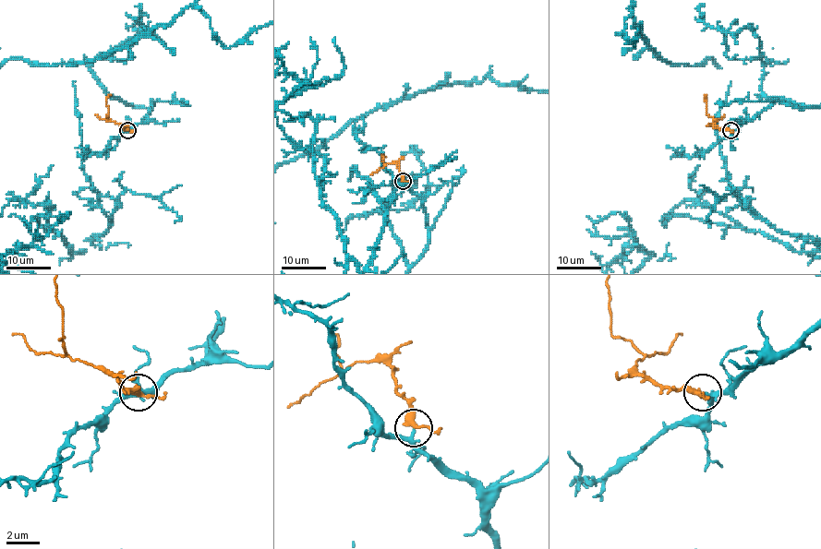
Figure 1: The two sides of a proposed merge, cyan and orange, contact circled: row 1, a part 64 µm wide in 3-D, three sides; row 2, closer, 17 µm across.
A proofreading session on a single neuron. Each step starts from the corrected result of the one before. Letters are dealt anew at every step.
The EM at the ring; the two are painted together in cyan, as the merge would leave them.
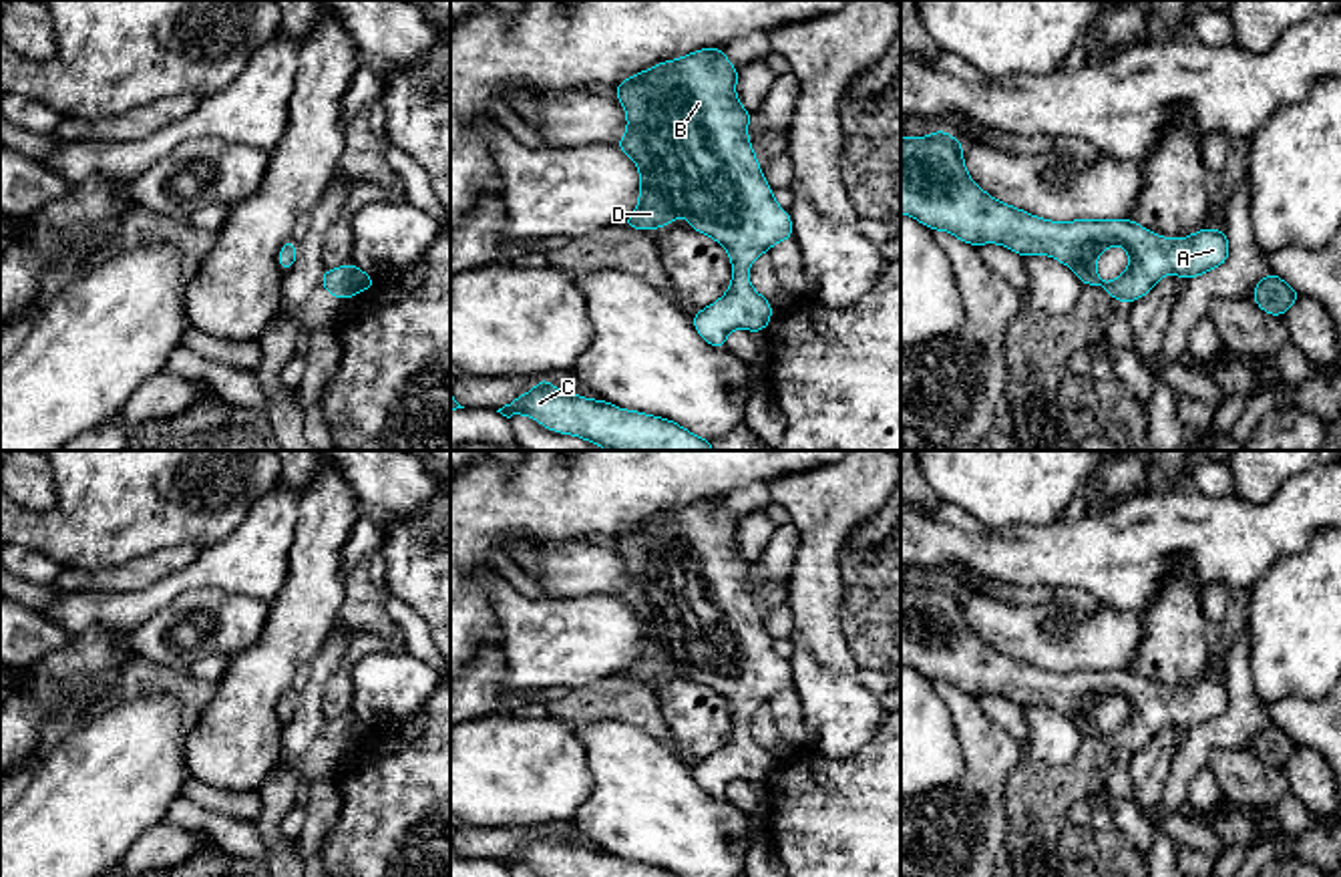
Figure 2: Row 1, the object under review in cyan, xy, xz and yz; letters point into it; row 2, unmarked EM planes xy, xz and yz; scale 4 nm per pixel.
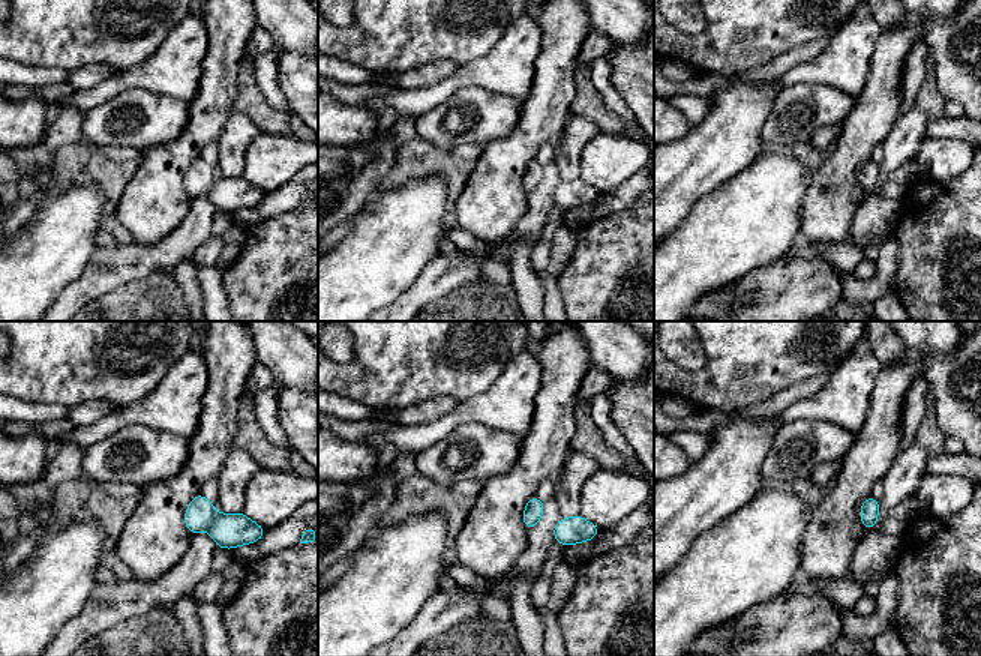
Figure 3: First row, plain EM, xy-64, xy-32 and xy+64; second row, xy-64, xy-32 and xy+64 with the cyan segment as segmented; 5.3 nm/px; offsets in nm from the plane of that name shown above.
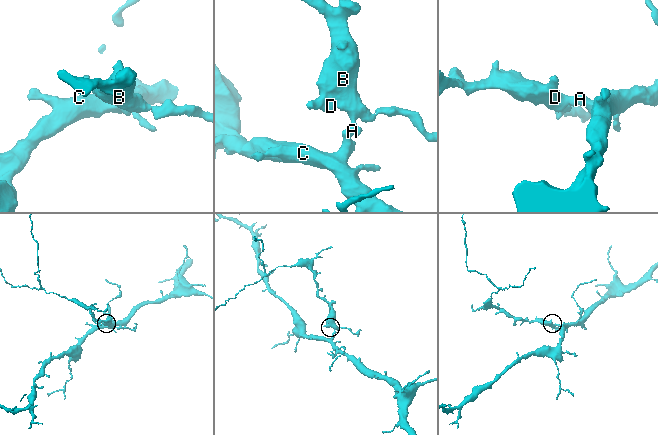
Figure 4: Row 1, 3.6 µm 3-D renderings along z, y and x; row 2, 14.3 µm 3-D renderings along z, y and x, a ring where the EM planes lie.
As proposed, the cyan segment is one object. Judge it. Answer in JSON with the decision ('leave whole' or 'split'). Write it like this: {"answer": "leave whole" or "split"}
{"answer": "leave whole"}

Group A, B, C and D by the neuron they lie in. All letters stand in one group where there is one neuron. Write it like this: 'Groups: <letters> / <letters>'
Groups: A B C D

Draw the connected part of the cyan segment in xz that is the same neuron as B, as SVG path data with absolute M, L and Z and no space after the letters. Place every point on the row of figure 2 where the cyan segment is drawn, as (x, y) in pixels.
M698 48L688 56L627 76L613 91L627 117L627 133L615 147L639 169L639 201L621 225L647 231L684 217L692 221L692 231L728 249L734 268L730 290L692 316L700 338L720 350L726 348L726 336L736 328L766 330L772 302L752 288L748 270L774 243L794 239L792 217L774 201L748 139L752 113L736 99L738 72L724 48Z

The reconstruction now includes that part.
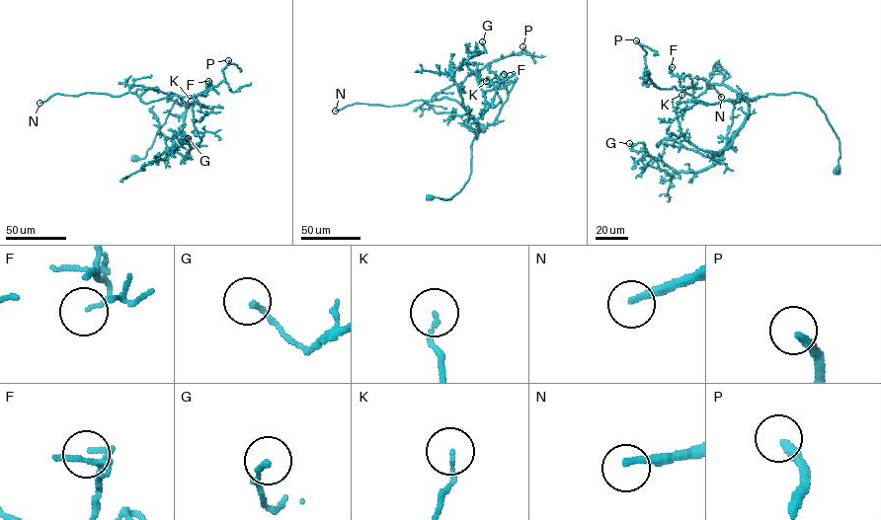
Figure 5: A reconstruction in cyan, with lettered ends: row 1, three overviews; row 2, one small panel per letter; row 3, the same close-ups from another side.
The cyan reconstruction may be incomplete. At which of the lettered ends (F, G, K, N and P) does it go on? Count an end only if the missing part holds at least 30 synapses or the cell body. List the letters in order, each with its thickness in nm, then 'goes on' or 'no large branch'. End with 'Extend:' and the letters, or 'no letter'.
F: 120 nm thick; no large branch
G: 160 nm thick; no large branch
K: 100 nm thick; no large branch
N: 200 nm thick; goes on
P: 280 nm thick; goes on
Extend: N, P

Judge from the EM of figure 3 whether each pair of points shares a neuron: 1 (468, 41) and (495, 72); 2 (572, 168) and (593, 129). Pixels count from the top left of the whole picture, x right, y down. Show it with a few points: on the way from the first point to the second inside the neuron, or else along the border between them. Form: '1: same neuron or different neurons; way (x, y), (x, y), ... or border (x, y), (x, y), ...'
1: different neurons; border (504, 30), (501, 38), (483, 56), (459, 68)
2: same neuron; way (572, 158), (572, 147), (582, 137)

